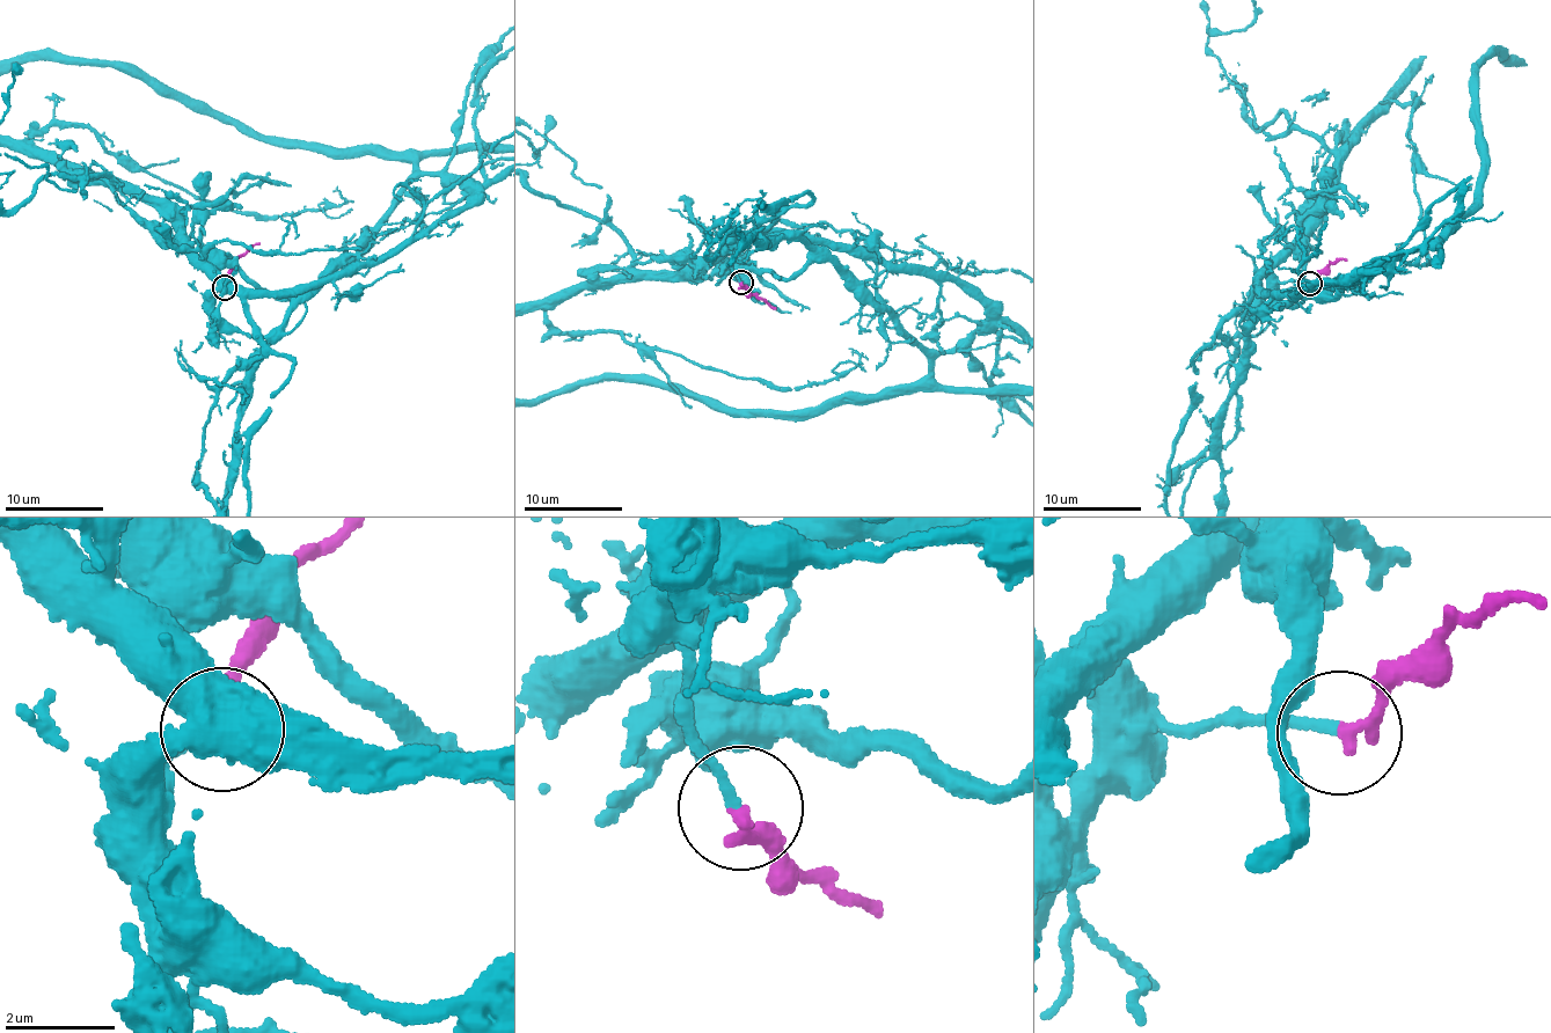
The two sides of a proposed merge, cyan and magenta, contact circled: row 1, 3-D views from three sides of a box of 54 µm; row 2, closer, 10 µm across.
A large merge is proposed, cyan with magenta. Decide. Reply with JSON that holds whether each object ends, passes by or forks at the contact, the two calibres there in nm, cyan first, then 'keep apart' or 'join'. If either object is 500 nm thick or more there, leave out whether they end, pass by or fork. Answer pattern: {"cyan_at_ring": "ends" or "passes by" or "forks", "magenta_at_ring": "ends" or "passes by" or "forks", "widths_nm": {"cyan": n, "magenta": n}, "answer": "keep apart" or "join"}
{"cyan_at_ring": "ends", "magenta_at_ring": "ends", "widths_nm": {"cyan": 180, "magenta": 280}, "answer": "join"}

